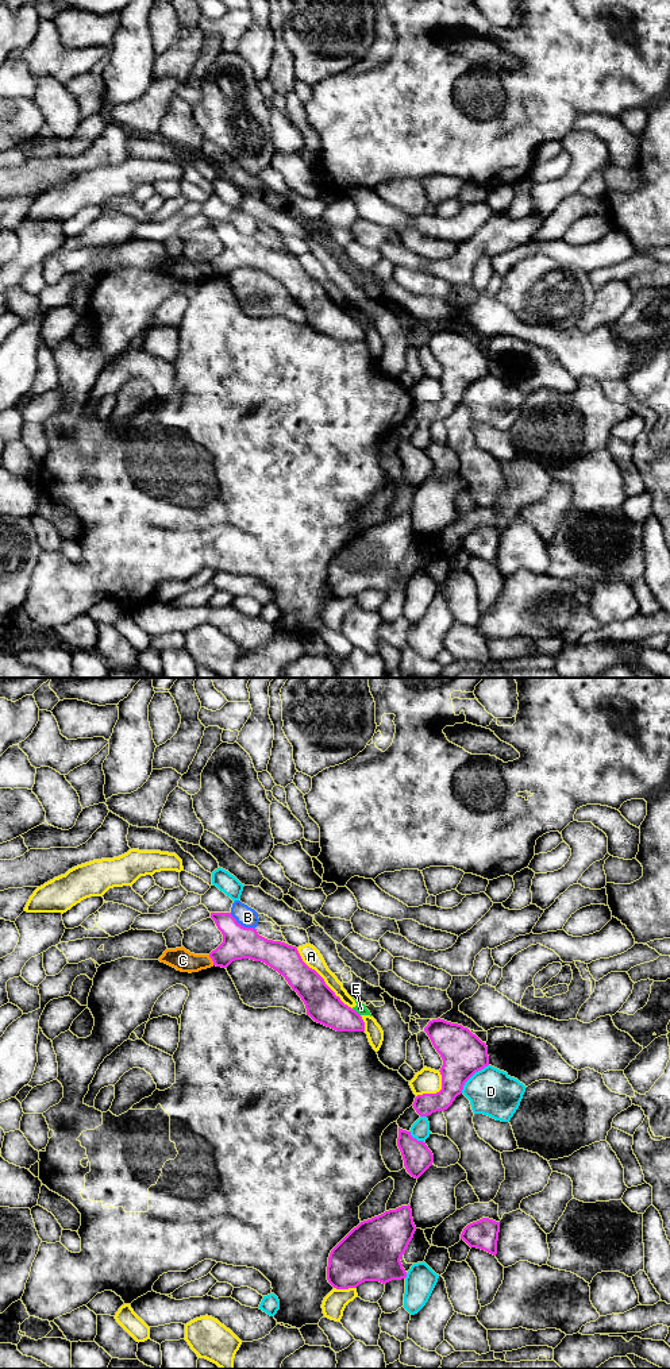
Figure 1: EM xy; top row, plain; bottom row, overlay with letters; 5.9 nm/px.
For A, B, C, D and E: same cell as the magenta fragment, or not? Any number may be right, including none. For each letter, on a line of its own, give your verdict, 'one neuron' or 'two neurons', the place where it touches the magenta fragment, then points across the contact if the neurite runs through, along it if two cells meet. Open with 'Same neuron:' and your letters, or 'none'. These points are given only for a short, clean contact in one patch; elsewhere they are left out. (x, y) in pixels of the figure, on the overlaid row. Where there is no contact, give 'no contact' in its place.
Same neuron: none
A: two neurons | xy (323, 979)
B: two neurons | xy (241, 925)
C: two neurons | xy (212, 960) | along xy (208, 955), (214, 964)
D: two neurons | xy (472, 1075)
E: two neurons | xy (355, 1011)

